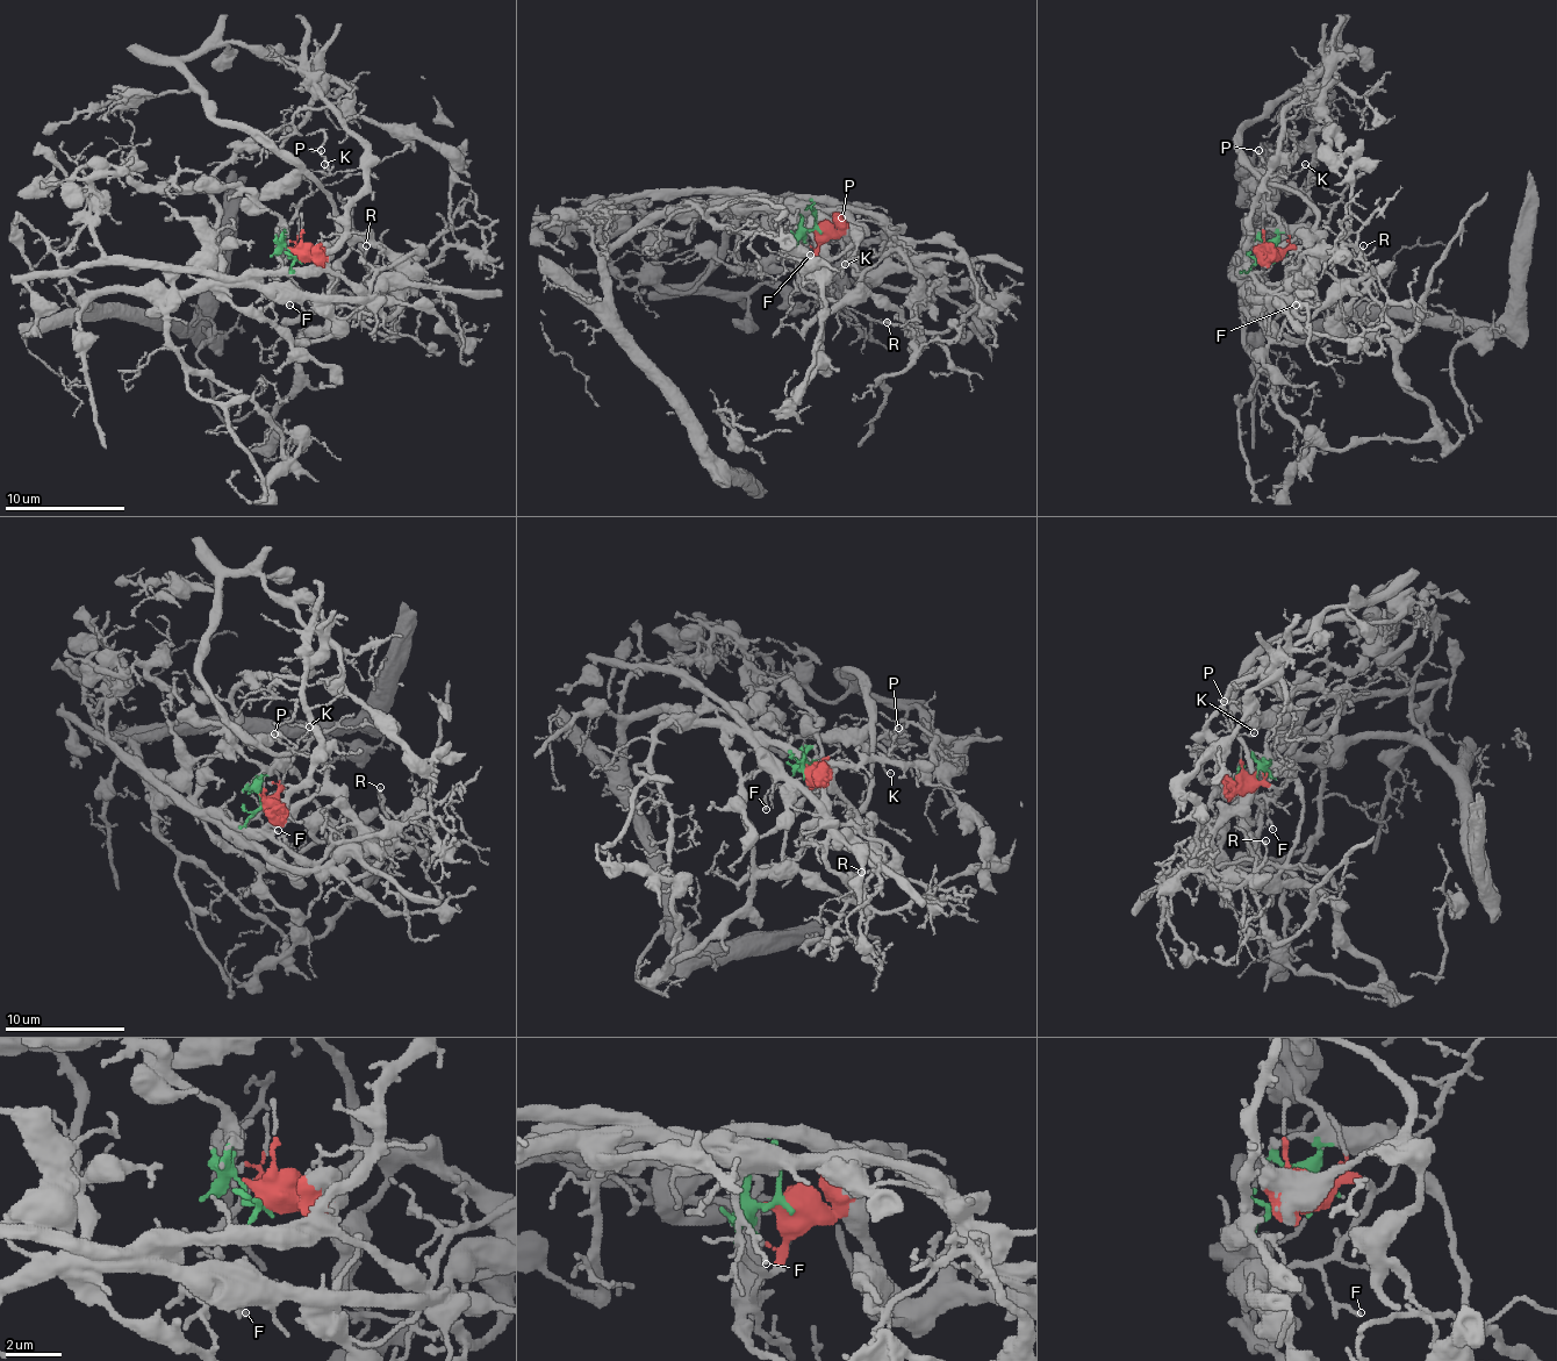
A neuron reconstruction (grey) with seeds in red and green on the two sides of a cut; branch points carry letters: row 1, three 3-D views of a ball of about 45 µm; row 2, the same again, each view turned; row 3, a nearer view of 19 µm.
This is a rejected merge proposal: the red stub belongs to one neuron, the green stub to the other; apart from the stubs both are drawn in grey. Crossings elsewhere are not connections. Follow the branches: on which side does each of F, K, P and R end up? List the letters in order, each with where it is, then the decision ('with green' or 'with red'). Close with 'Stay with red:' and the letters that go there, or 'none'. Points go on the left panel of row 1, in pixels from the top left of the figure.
F: at (289, 305); with red
K: at (324, 164); with green
P: at (321, 150); with green
R: at (366, 245); with red
Stay with red: F, R

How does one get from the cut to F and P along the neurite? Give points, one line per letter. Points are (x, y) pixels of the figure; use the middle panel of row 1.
F: (813, 227), (811, 259), (798, 248), (802, 238), (811, 253)
P: (813, 227), (813, 202), (832, 200), (862, 206), (885, 223), (880, 230), (862, 233), (841, 217)

